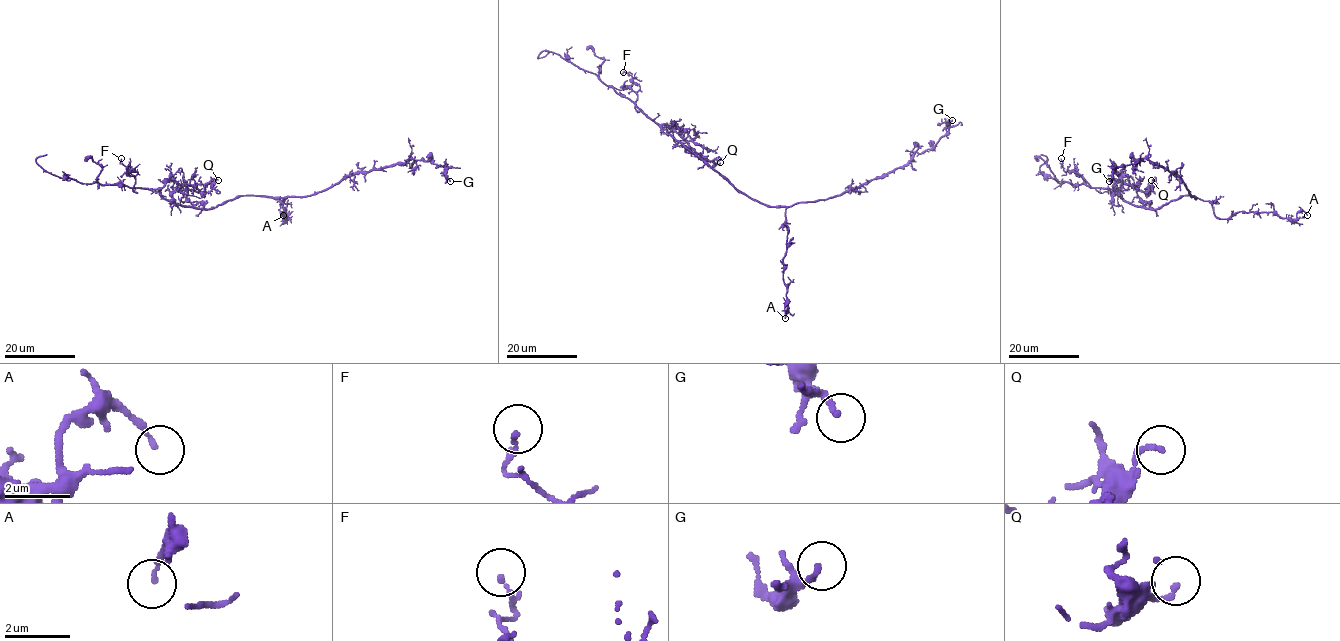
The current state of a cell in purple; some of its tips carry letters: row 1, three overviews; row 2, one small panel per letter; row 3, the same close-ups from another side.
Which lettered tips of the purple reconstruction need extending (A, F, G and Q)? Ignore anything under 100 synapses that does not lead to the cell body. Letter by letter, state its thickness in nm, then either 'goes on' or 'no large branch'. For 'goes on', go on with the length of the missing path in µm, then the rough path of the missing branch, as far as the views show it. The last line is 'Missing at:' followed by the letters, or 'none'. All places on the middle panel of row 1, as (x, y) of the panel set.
A: 140 nm thick; no large branch
F: 130 nm thick; no large branch
G: 130 nm thick; no large branch
Q: 150 nm thick; no large branch
Missing at: none

